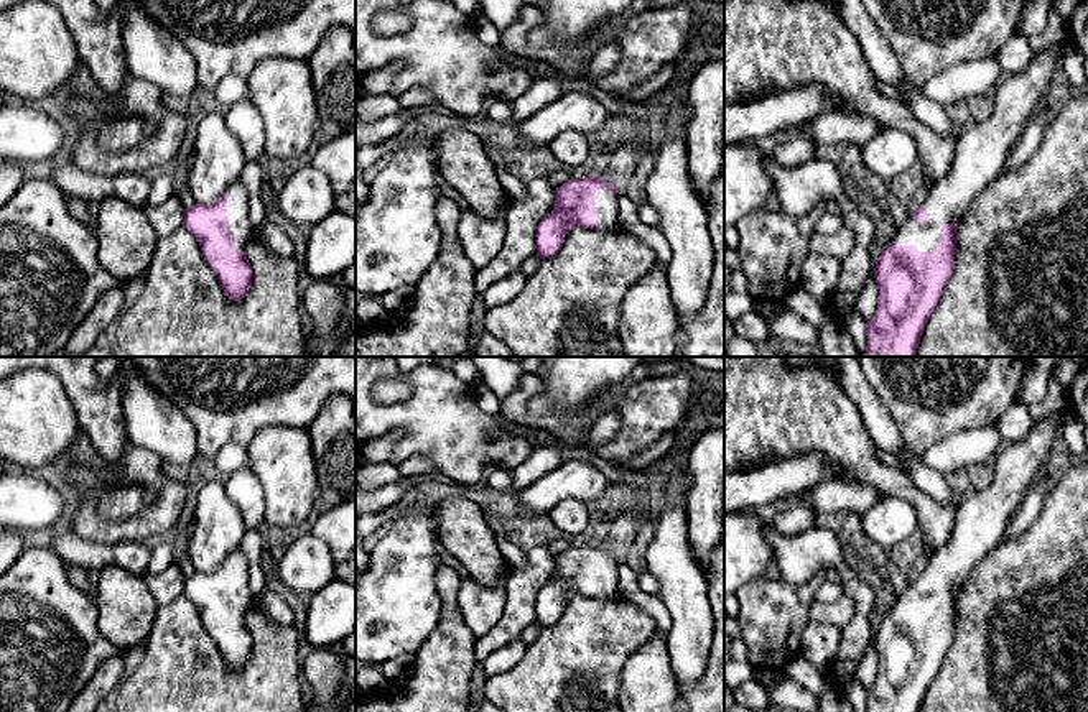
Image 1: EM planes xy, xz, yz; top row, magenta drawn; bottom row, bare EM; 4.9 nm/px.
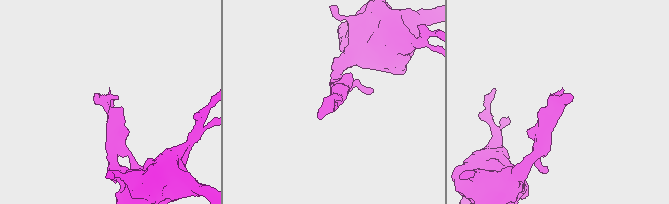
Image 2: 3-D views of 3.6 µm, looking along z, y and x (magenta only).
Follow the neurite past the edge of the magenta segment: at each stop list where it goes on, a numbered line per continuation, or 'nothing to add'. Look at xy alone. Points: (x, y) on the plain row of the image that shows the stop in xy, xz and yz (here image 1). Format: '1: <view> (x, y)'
1: xy (236, 563)

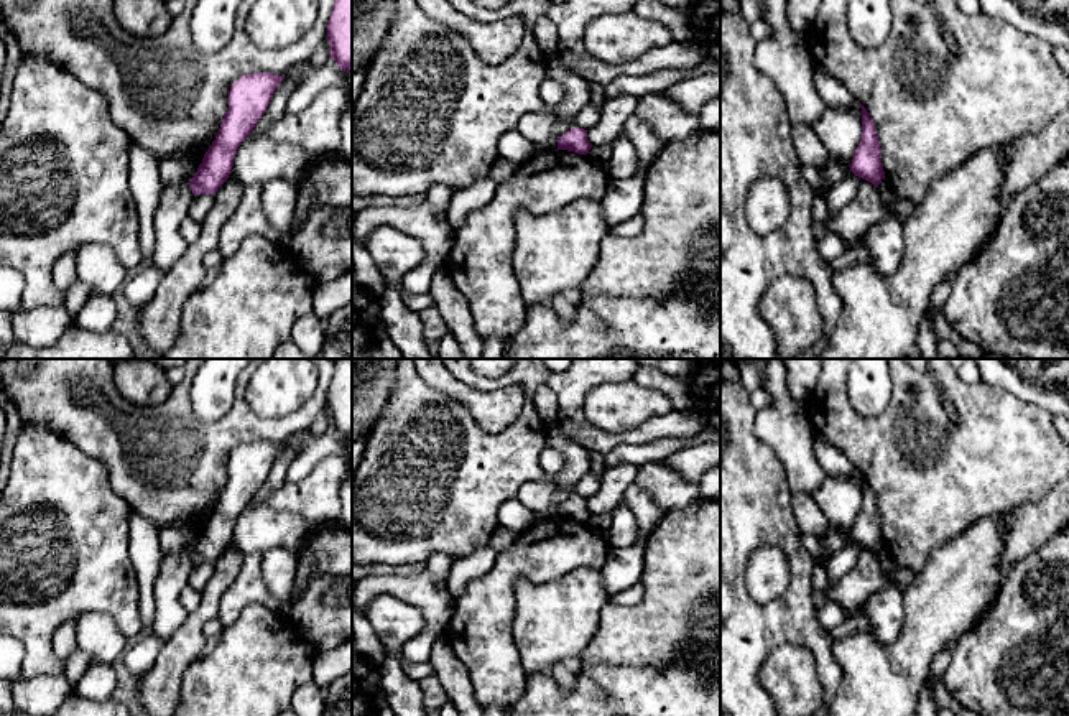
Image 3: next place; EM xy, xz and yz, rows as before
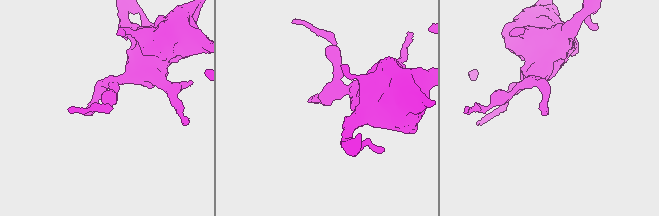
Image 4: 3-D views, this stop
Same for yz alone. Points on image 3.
nothing to add

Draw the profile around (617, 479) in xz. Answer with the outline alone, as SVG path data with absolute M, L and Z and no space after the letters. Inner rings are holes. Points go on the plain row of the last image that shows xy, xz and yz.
M618 464L607 467L599 491L587 499L587 509L592 515L610 515L623 504L625 491L635 482L638 466Z

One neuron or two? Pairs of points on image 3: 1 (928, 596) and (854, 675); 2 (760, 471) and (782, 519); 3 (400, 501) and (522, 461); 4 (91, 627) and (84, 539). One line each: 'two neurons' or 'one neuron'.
1: one neuron
2: one neuron
3: one neuron
4: two neurons

